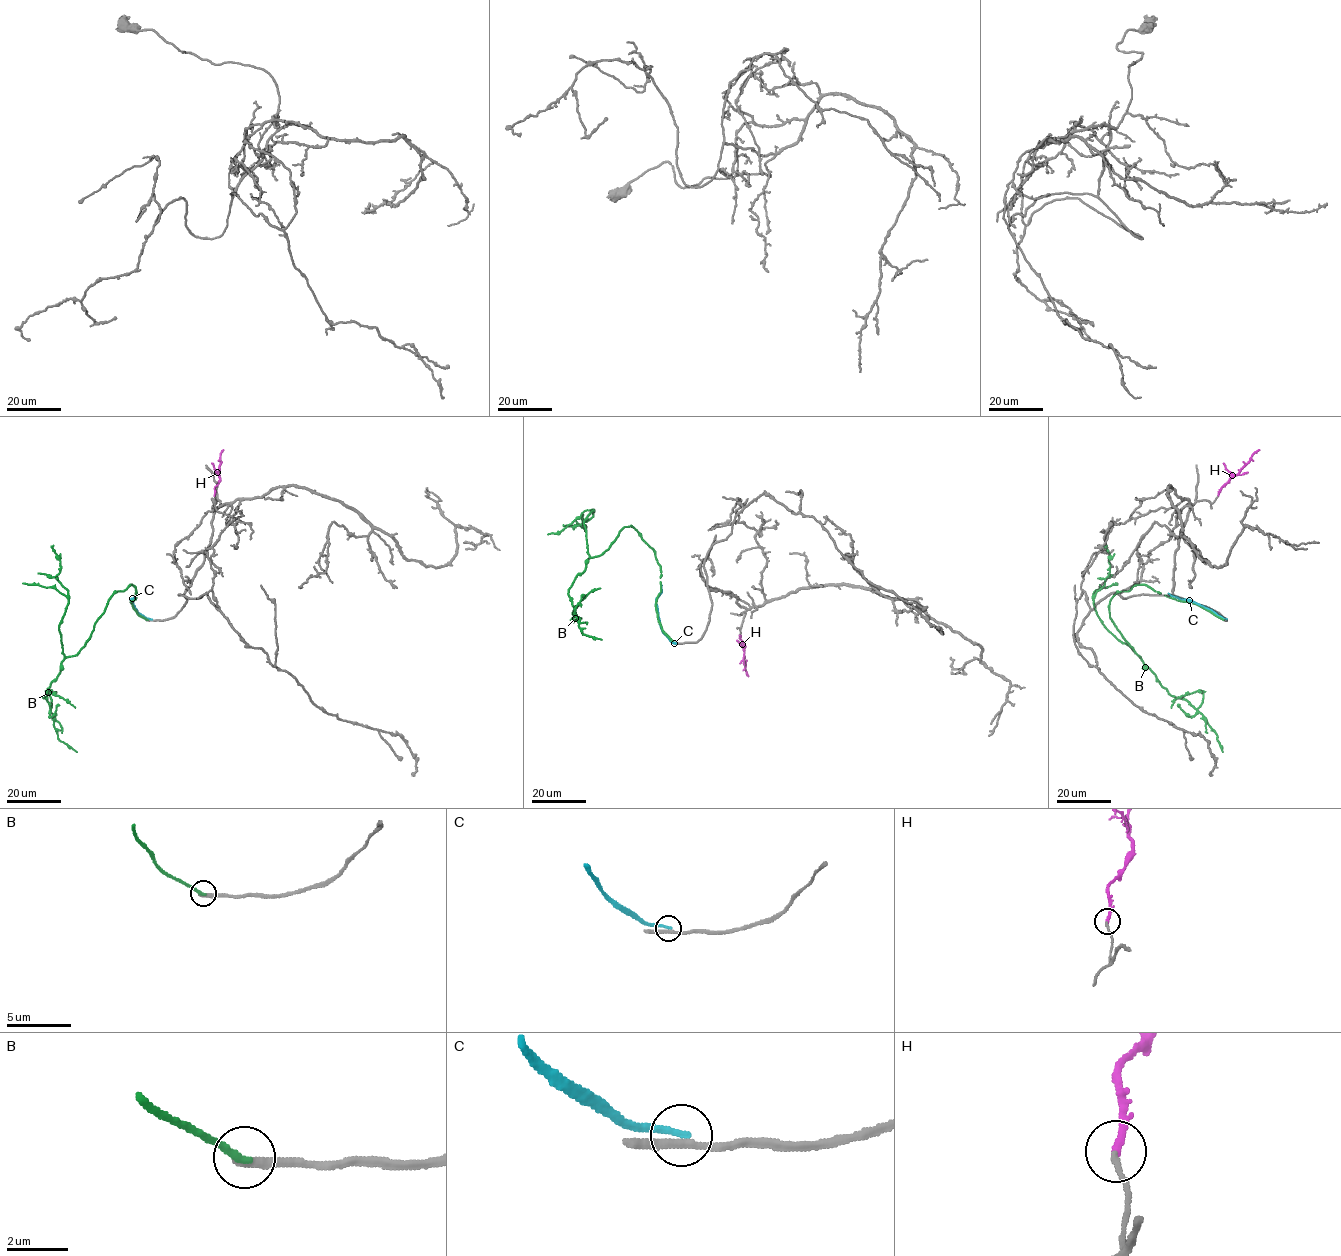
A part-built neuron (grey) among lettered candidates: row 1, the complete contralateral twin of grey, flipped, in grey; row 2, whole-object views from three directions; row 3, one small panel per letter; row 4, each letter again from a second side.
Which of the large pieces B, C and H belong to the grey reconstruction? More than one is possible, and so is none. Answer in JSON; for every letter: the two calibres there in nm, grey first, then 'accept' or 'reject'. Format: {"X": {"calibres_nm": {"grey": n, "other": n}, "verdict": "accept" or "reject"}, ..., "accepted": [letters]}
{"B": {"calibres_nm": {"grey": 280, "other": 280}, "verdict": "reject"}, "C": {"calibres_nm": {"grey": 240, "other": 280}, "verdict": "reject"}, "H": {"calibres_nm": {"grey": 150, "other": 170}, "verdict": "reject"}, "accepted": []}

